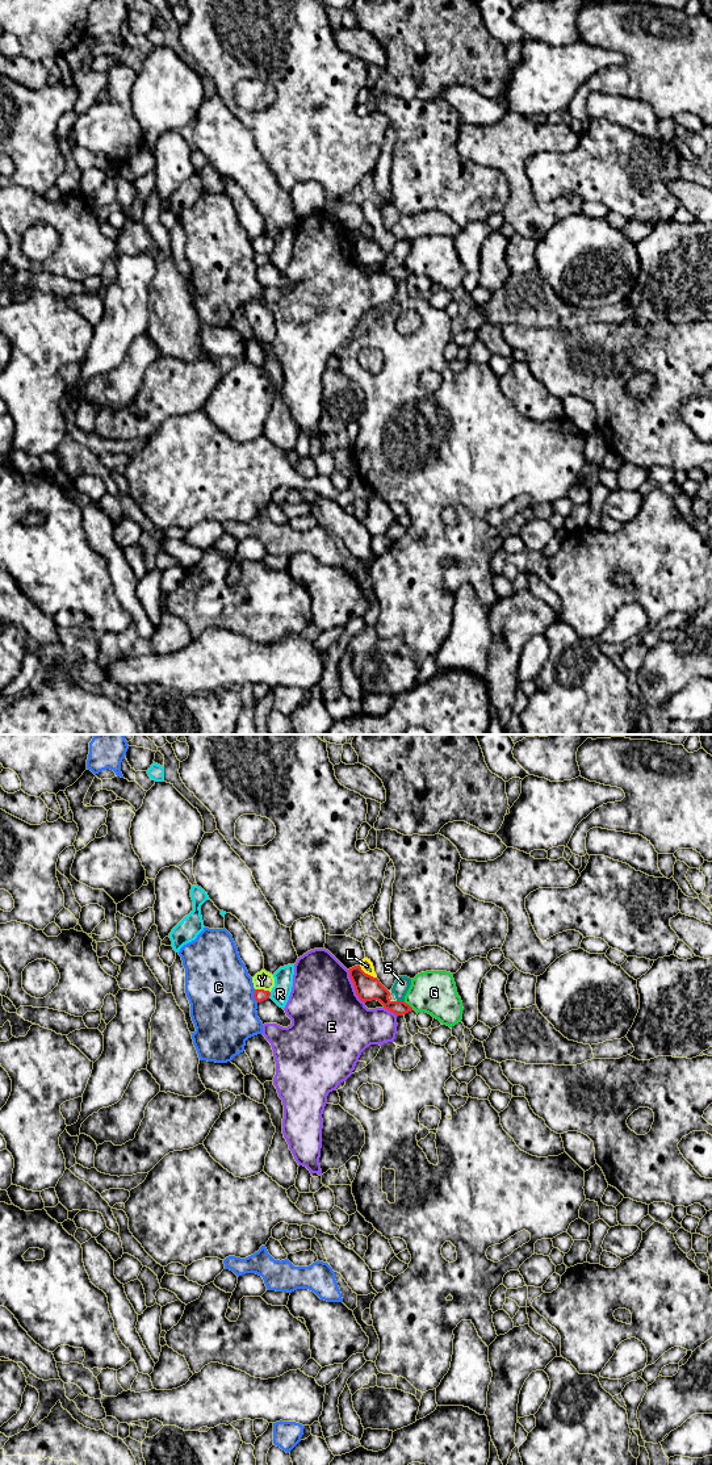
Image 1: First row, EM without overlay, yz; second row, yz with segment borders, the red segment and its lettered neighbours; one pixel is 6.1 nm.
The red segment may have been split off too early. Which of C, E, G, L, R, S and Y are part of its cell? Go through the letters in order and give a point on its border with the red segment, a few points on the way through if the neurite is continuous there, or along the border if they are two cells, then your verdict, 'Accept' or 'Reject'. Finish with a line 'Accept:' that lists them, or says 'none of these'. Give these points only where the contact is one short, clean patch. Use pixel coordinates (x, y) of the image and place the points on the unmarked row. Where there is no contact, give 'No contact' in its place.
C: Touches red at yz (254, 260). Reject
E: Touches red at yz (354, 250). Reject
G: Touches red at yz (407, 268). Reject
L: Touches red at yz (367, 238). Boundary: yz (359, 230), (376, 242). Reject
R: Touches red at yz (269, 259). Reject
S: Touches red at yz (401, 266). Boundary: yz (397, 264), (403, 266). Reject
Y: Touches red at yz (263, 254). Reject
Accept: none of these

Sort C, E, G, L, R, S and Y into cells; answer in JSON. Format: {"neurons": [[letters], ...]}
{"neurons": [["C"], ["E"], ["G"], ["L"], ["R"], ["S"], ["Y"]]}

